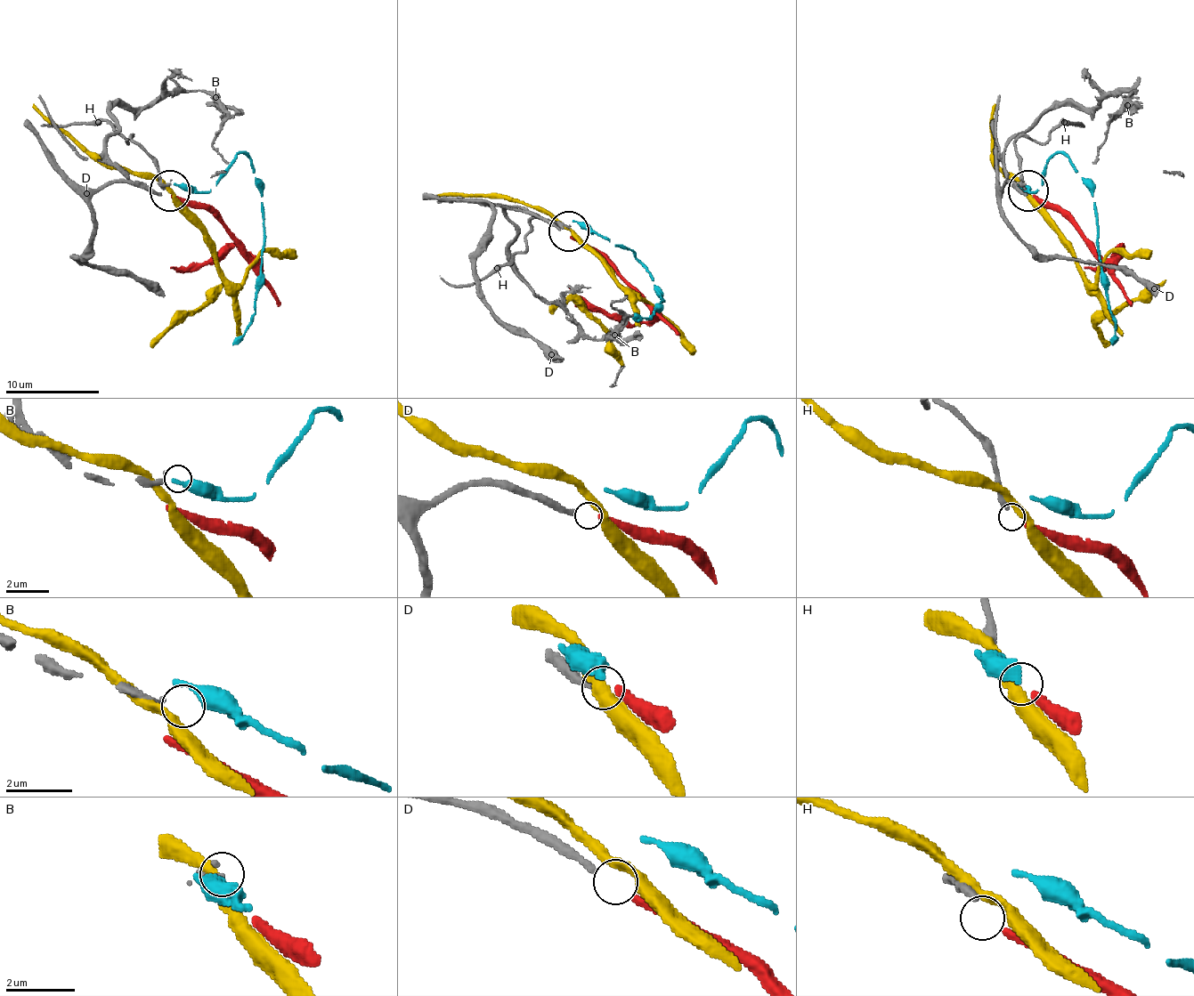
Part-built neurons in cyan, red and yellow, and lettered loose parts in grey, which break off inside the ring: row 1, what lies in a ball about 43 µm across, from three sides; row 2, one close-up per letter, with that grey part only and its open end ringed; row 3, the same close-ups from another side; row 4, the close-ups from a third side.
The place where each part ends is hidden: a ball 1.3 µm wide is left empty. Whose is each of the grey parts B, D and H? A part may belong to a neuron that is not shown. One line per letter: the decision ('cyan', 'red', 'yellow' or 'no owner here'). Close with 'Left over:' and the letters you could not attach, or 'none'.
B: no owner here
D: red
H: no owner here
Left over: B, H

